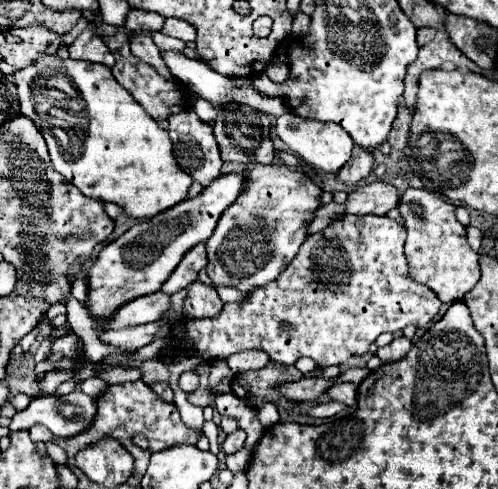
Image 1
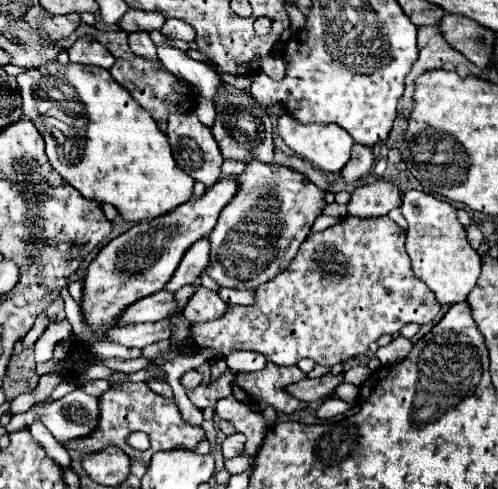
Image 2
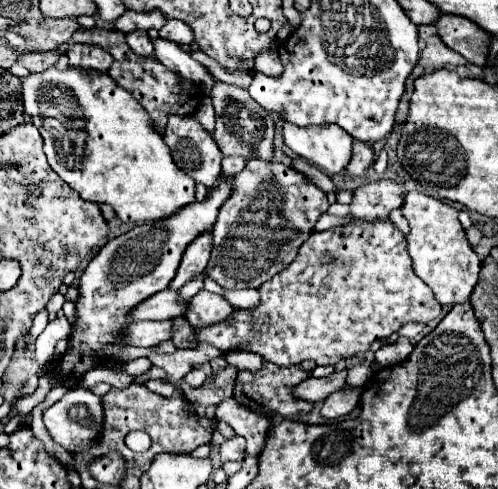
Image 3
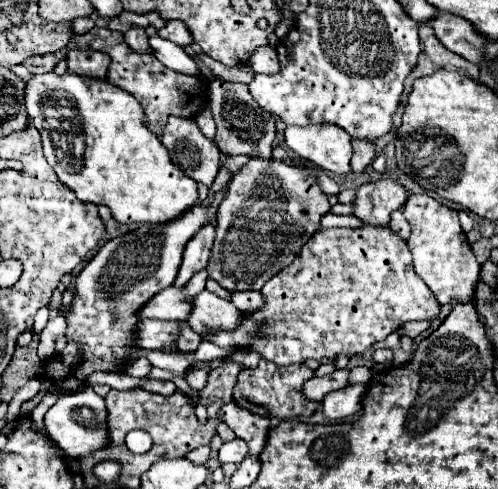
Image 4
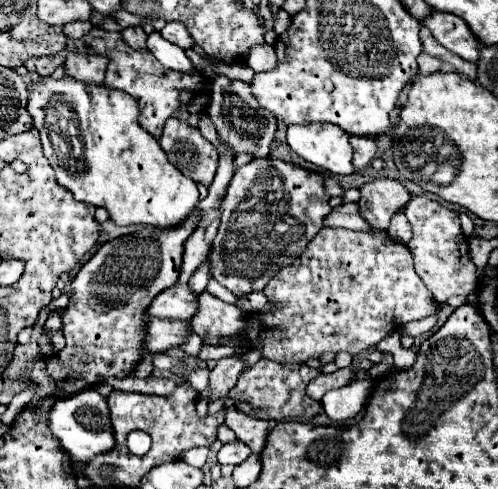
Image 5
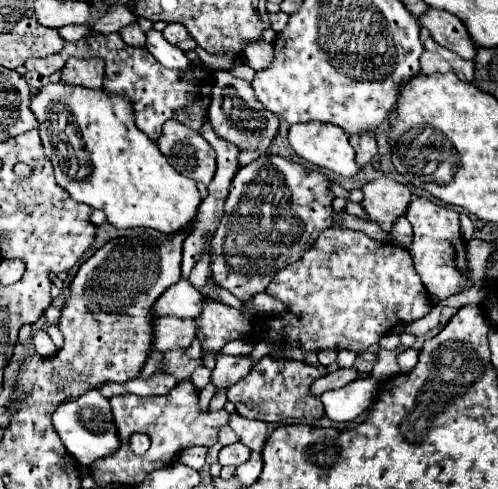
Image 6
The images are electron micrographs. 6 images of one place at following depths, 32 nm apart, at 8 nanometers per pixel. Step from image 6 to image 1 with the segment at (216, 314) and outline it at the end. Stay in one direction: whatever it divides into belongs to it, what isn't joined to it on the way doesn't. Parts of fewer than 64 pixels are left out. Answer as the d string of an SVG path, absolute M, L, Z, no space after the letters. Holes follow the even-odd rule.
M194 280L186 290L188 290L184 298L186 318L212 318L222 310L222 300L218 298L214 286Z

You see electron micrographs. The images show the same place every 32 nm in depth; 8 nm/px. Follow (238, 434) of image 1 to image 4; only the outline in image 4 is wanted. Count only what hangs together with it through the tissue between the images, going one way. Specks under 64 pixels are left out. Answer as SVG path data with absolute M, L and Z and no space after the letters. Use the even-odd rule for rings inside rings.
M234 438L234 440L230 440L230 442L224 442L222 448L220 448L220 452L218 452L218 458L220 458L222 464L226 464L226 462L238 464L238 462L242 462L246 456L248 456L248 448L246 448L244 440L238 440L238 438Z

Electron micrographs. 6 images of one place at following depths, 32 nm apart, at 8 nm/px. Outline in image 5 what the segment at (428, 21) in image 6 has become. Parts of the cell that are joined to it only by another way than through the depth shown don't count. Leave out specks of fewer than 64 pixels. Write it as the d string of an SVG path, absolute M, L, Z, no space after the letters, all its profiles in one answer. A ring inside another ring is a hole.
M434 10L432 16L428 16L424 20L424 24L432 30L434 38L448 50L452 50L454 54L462 56L464 60L476 62L480 60L480 40L476 40L474 32L468 28L468 24L464 24L464 20L460 20L454 14L448 12L438 12Z

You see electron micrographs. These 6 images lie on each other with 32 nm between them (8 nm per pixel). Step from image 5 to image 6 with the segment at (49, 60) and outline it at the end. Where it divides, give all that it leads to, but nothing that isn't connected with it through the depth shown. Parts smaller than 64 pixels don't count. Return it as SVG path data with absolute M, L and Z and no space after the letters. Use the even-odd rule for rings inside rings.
M28 58L26 60L26 68L28 70L38 70L40 76L50 76L56 70L60 70L66 64L68 58Z

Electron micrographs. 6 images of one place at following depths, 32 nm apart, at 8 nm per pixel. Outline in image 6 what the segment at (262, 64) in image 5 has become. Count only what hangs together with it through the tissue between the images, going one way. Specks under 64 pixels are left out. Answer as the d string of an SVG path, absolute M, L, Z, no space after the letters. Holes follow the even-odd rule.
M260 40L246 46L244 62L248 62L248 66L252 66L258 72L258 70L268 68L268 64L272 64L272 56L274 56L272 44L266 44L264 40Z

